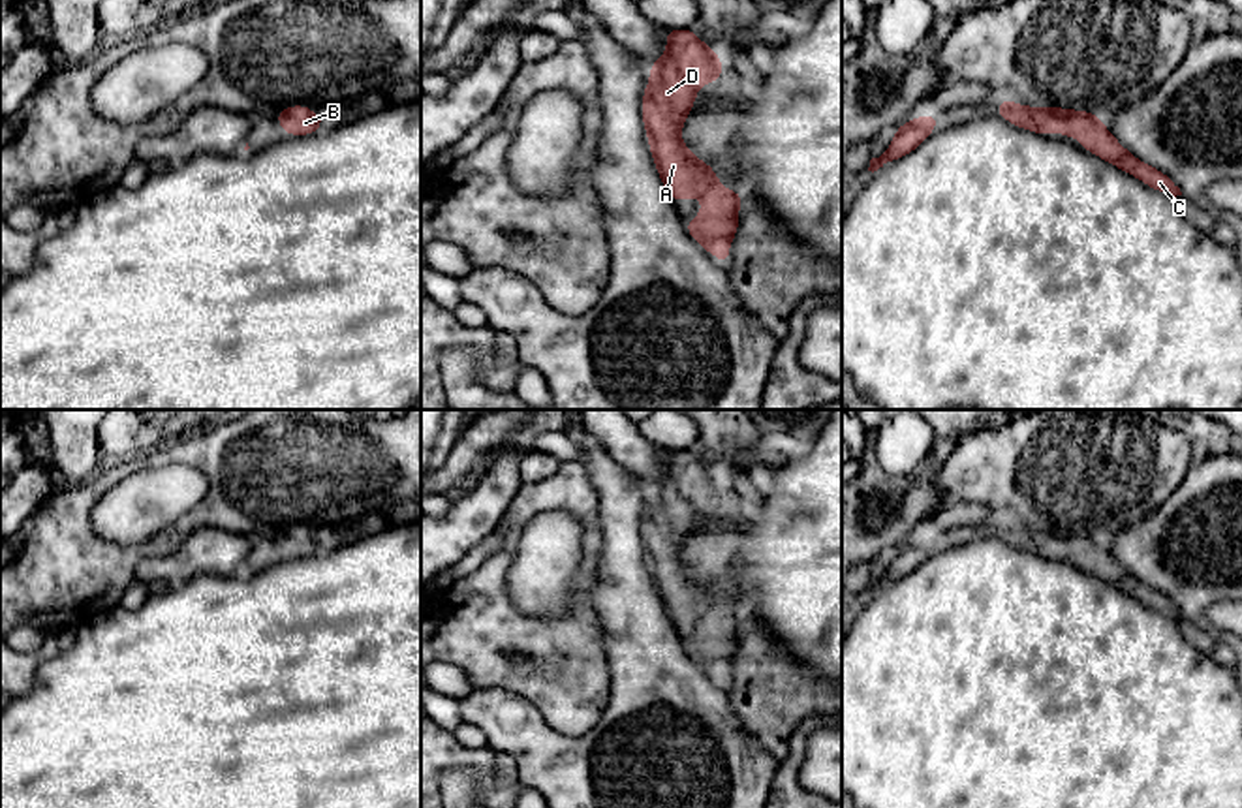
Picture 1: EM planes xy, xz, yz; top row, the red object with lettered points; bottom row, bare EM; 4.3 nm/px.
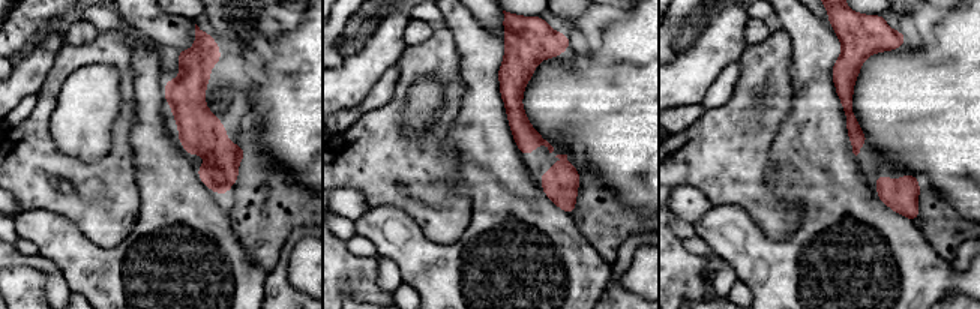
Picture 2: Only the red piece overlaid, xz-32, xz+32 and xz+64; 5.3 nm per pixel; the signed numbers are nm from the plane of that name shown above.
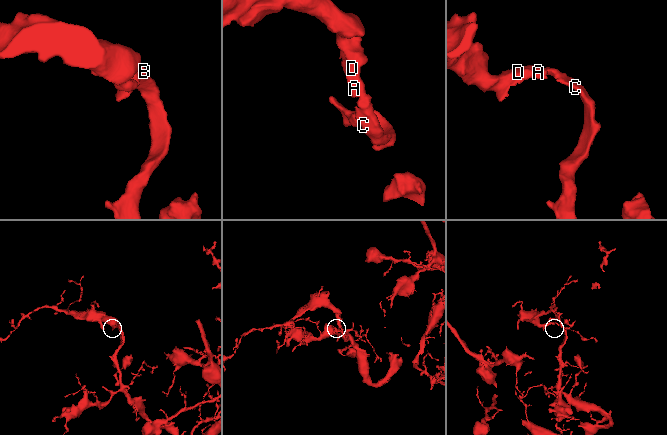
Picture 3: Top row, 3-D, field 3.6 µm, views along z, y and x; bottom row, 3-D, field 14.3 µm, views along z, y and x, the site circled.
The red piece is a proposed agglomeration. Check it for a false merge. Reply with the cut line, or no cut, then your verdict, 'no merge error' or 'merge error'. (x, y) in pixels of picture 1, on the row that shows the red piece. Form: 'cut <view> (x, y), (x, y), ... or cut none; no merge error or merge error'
cut none; no merge error

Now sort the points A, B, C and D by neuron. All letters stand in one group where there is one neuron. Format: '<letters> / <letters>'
A B C D

